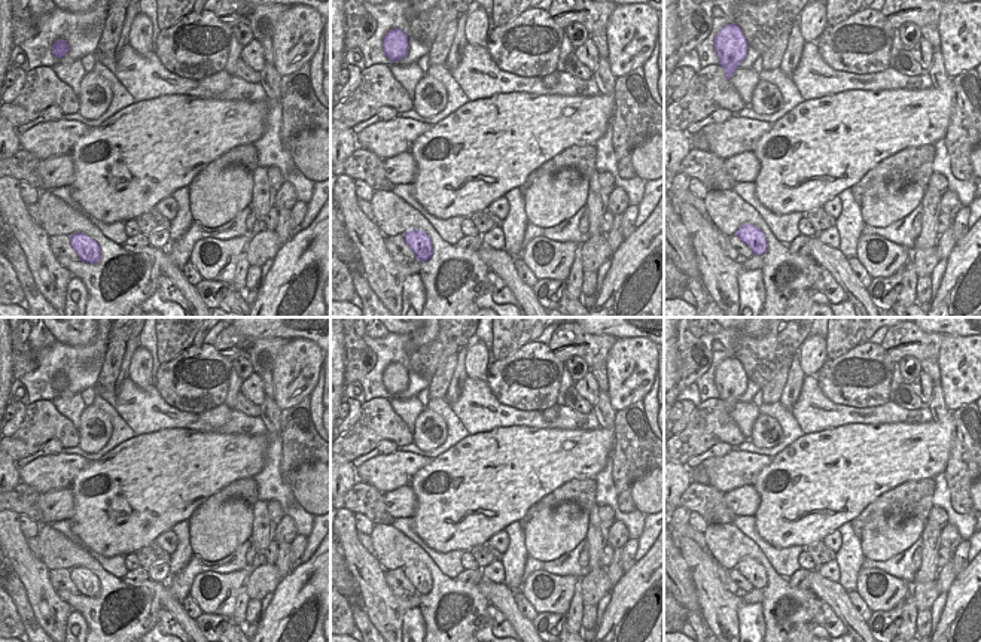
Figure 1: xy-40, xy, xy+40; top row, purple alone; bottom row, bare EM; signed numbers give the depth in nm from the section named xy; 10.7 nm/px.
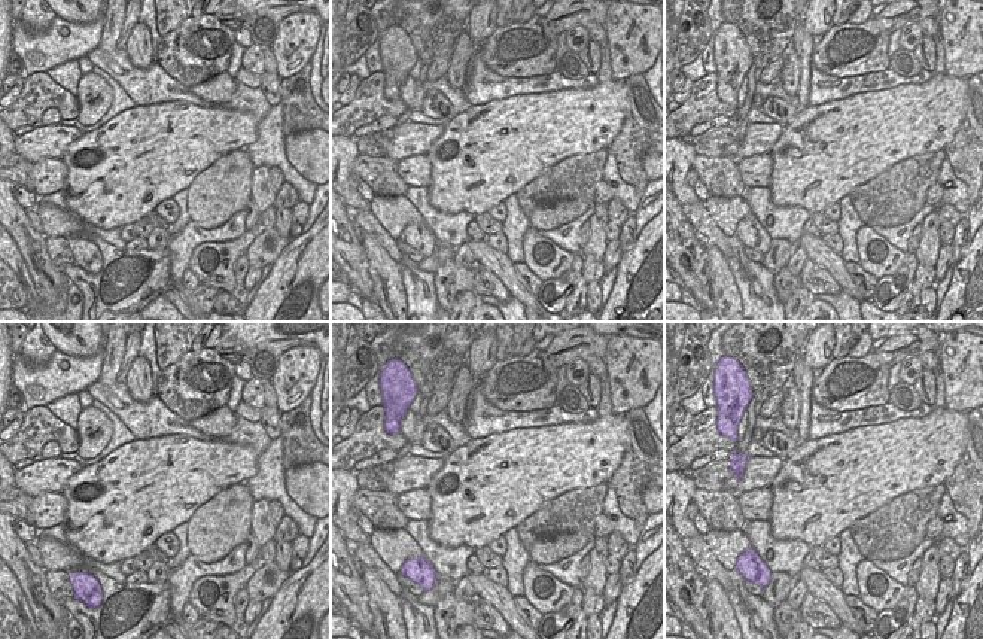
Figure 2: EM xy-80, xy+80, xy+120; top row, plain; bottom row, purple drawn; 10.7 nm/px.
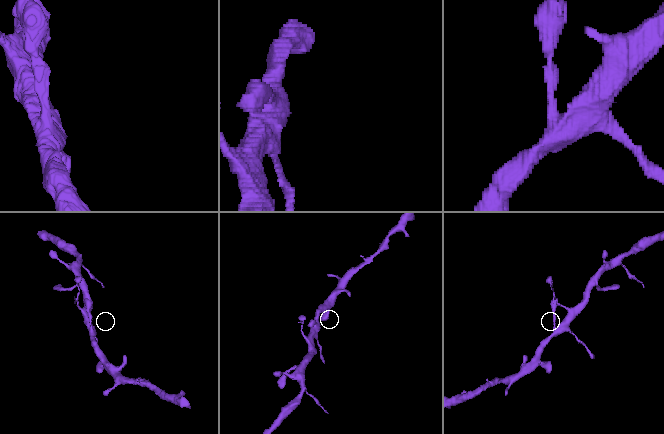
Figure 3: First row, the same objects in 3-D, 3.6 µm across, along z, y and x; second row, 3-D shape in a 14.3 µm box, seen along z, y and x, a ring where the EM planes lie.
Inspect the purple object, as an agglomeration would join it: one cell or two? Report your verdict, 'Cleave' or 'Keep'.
Keep.

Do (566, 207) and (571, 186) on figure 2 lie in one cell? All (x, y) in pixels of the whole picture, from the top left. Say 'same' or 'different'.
different

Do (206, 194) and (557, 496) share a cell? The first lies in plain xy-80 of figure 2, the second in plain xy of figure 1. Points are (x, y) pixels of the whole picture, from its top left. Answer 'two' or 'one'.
two

